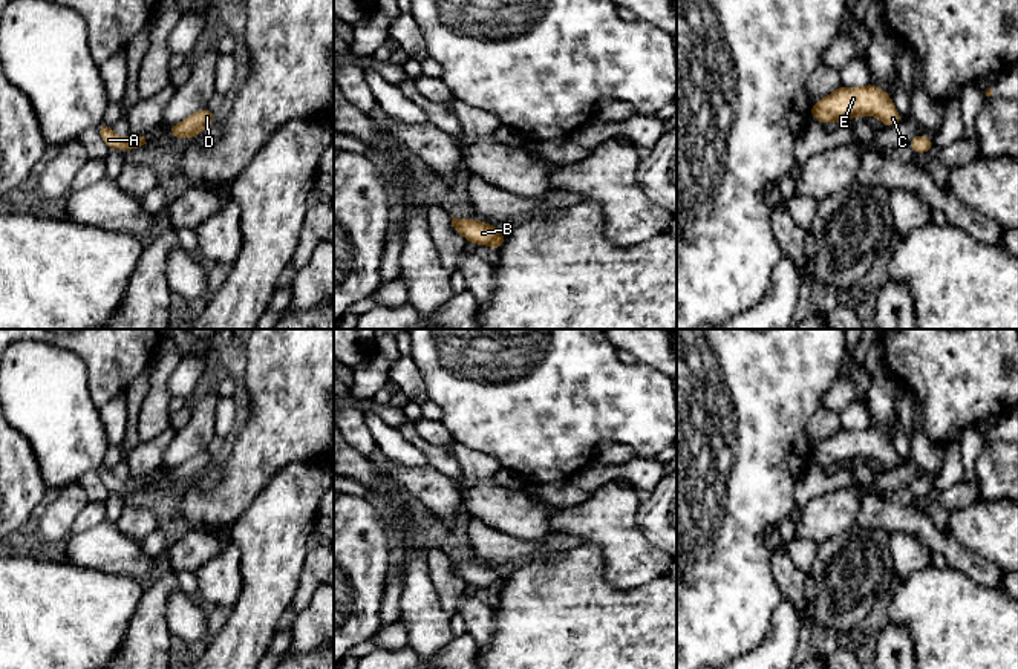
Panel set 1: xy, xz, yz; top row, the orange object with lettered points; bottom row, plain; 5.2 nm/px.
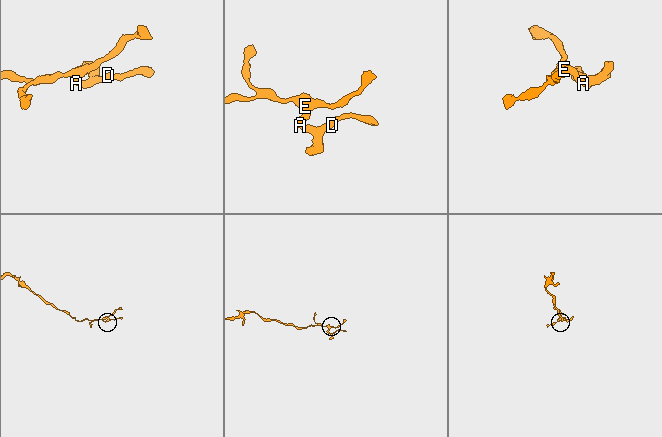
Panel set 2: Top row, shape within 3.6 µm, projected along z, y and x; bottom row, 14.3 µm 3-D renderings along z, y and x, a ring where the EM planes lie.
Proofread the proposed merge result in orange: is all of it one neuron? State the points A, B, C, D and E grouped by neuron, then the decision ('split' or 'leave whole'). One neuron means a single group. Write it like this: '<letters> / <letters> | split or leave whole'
A B C D E | leave whole

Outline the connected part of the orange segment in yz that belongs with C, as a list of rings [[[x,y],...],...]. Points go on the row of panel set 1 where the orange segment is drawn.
[[[873,83],[862,87],[837,87],[834,92],[811,106],[810,116],[824,126],[833,121],[847,122],[854,116],[877,116],[885,127],[900,124],[899,115],[888,92]]]

